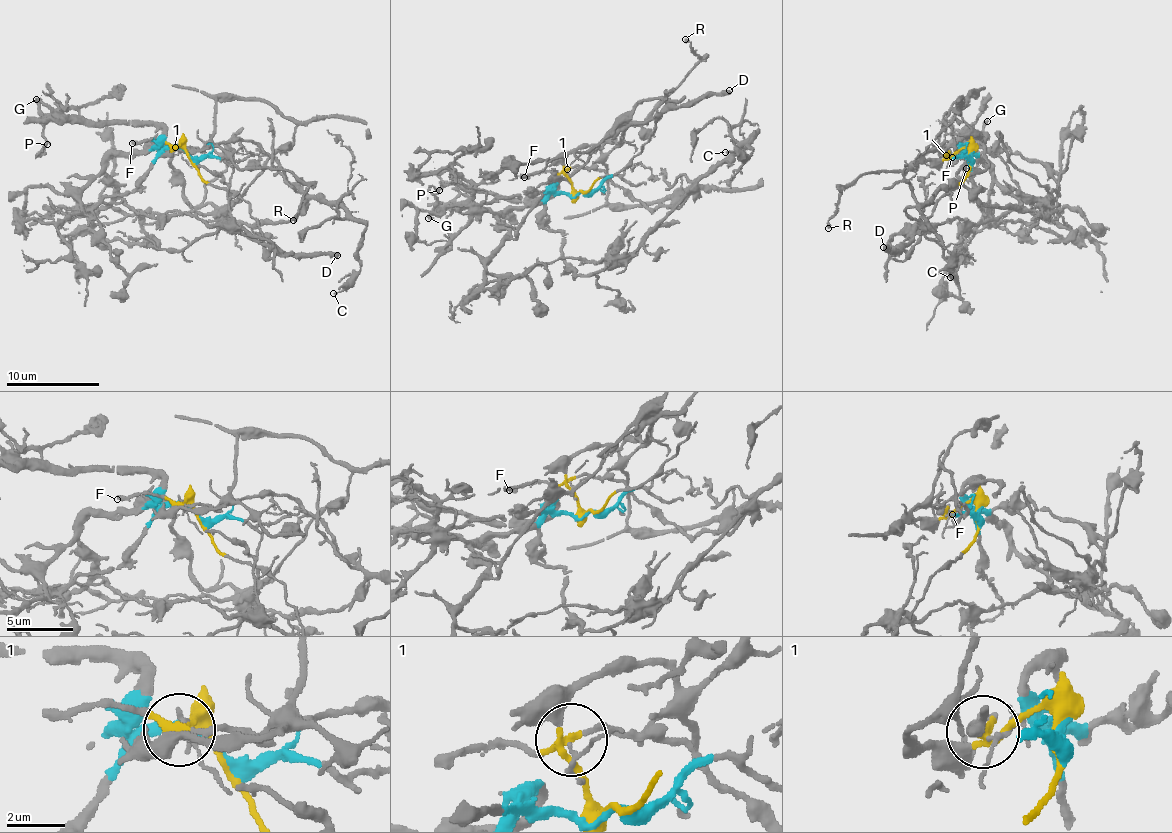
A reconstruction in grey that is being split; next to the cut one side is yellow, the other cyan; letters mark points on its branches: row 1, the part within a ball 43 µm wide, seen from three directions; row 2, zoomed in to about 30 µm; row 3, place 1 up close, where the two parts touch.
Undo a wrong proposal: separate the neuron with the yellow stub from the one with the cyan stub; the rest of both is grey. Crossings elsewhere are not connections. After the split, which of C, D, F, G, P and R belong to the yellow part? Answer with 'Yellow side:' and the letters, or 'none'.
Yellow side: C, D, F, R

